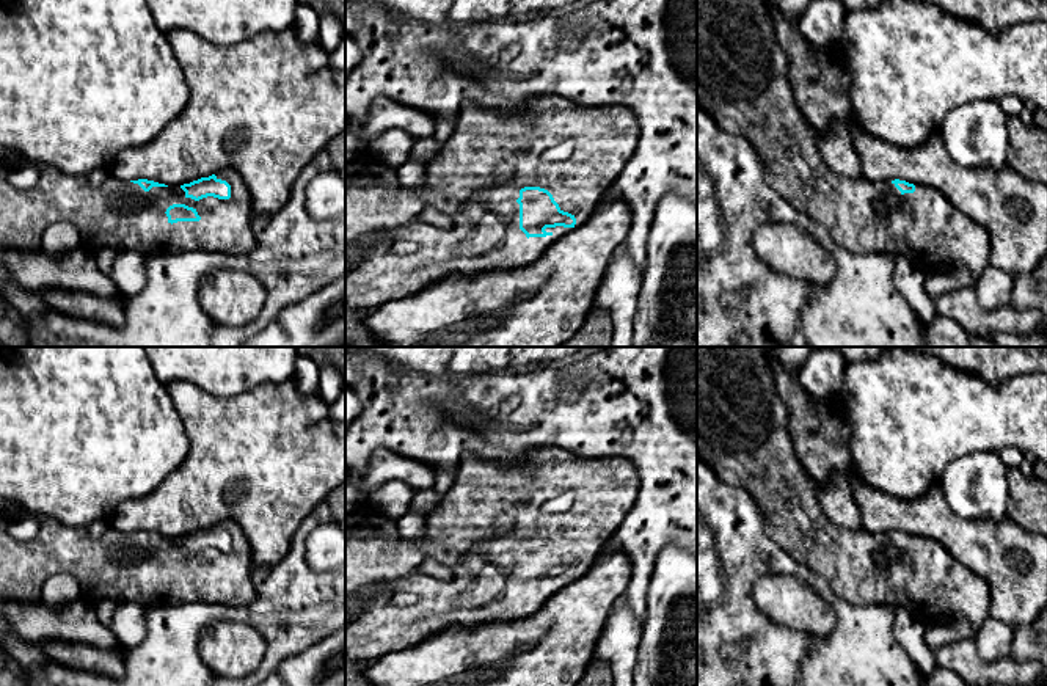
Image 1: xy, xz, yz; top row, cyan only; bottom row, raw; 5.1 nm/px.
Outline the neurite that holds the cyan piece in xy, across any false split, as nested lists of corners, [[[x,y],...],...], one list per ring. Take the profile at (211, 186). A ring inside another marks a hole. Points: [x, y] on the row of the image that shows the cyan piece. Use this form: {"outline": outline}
{"outline": [[[0,146],[0,283],[13,283],[5,254],[39,250],[42,234],[60,221],[77,228],[80,245],[93,256],[102,246],[115,251],[132,250],[146,256],[154,251],[215,251],[237,256],[251,253],[256,246],[250,192],[235,170],[226,168],[181,187],[168,187],[148,179],[122,181],[113,174],[108,174],[100,185],[91,185],[83,176],[69,176],[49,163],[38,162],[35,163],[39,171],[38,184],[31,190],[19,190],[9,184],[8,174],[25,162],[22,155]]]}

